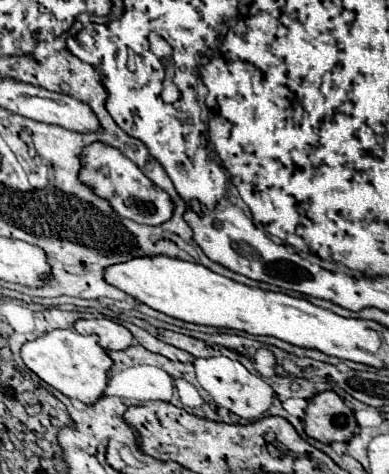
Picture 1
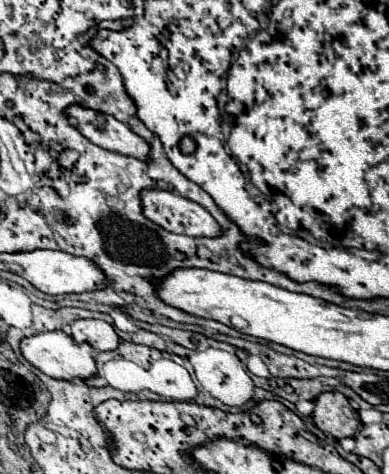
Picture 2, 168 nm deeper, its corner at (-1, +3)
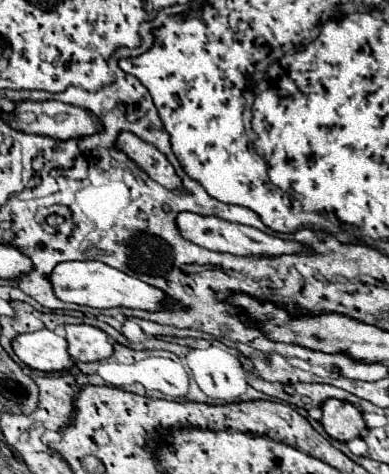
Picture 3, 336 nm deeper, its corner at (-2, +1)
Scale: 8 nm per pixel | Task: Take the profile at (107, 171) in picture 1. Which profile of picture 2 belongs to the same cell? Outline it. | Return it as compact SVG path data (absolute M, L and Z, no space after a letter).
M142 189L140 201L144 217L166 231L206 237L214 237L220 233L218 223L204 207L174 191Z

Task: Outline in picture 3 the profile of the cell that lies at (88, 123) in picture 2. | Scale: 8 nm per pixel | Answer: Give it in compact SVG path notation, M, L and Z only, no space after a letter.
M123 131L117 139L117 147L127 153L129 159L133 159L153 181L163 185L165 189L181 189L183 183L179 175L175 173L173 165L167 161L167 157L153 145L141 141L129 131Z

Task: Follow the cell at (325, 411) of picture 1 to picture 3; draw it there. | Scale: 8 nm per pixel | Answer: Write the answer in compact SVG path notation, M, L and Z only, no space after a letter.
M327 399L321 405L323 411L323 429L327 431L329 437L347 443L355 437L361 437L365 433L365 421L361 411L347 403L347 401L339 401L339 399Z

